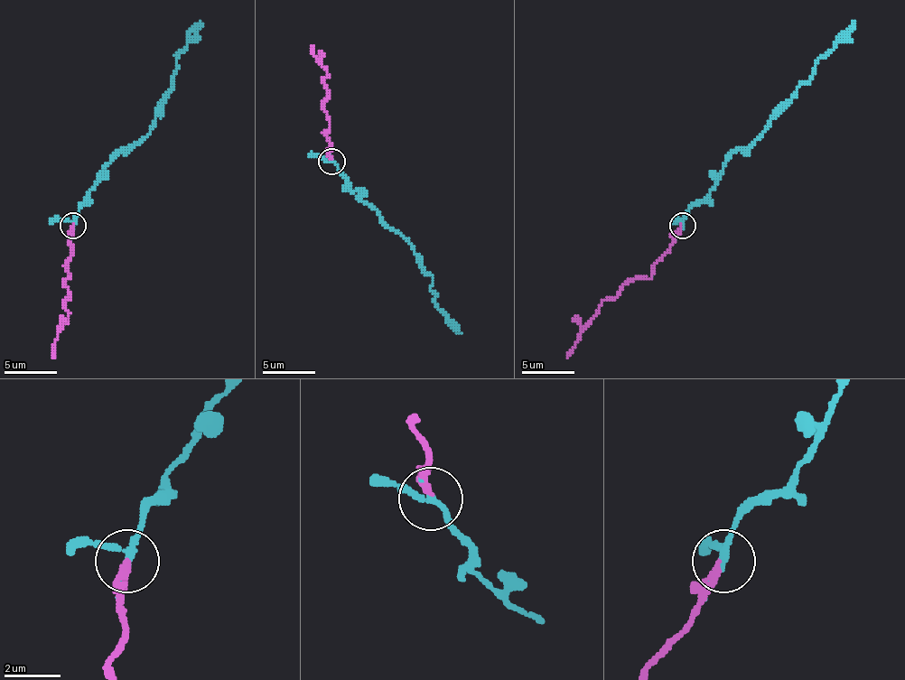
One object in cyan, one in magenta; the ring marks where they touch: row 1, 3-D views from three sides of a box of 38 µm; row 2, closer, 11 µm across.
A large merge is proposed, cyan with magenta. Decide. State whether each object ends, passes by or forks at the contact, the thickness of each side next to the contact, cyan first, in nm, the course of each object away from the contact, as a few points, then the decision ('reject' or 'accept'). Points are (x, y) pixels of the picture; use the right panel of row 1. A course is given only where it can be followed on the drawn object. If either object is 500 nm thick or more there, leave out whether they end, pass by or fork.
cyan forks | magenta ends | 170/200 nm | cyan via (683, 226), (683, 216), (710, 191), (733, 153), (743, 150), (762, 131), (809, 79), (815, 62), (854, 21) | magenta via (680, 226), (676, 242), (654, 265), (648, 279), (628, 282), (615, 297), (599, 305), (593, 318), (567, 358) | accept

